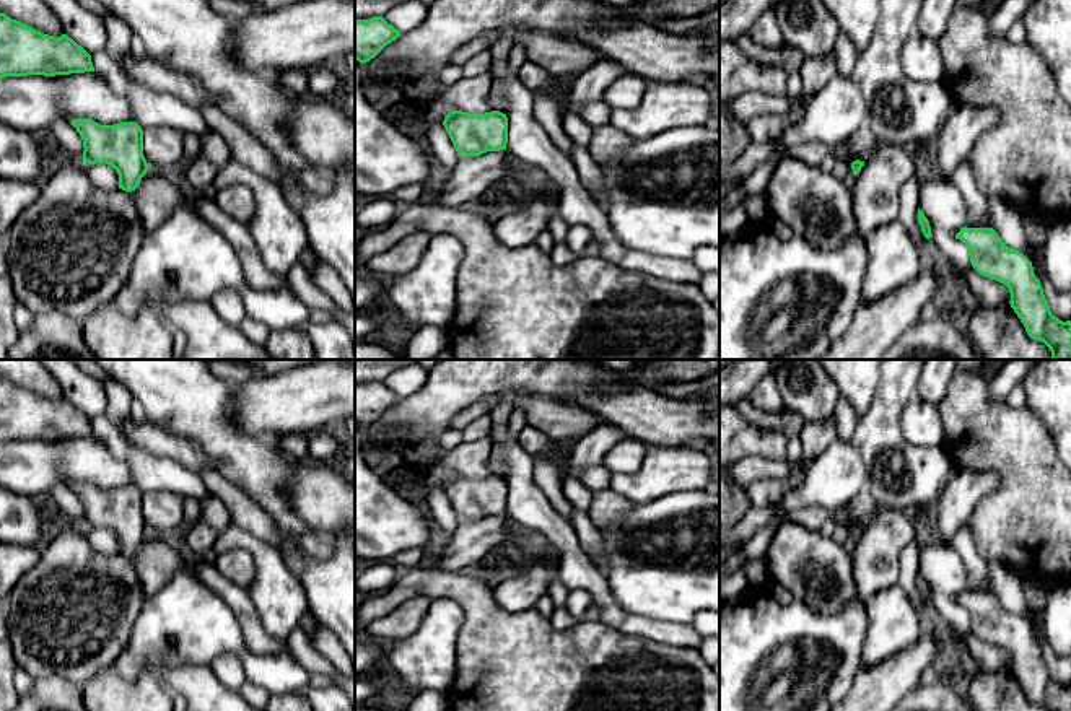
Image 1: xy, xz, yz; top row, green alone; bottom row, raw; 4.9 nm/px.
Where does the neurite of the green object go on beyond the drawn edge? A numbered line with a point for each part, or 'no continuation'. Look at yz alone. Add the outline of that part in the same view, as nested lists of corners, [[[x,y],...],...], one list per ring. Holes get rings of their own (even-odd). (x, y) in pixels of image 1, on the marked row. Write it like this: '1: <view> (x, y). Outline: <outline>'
no continuation

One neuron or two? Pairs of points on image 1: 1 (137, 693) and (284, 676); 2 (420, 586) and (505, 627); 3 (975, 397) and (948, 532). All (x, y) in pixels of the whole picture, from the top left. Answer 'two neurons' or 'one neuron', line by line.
1: two neurons
2: one neuron
3: two neurons

